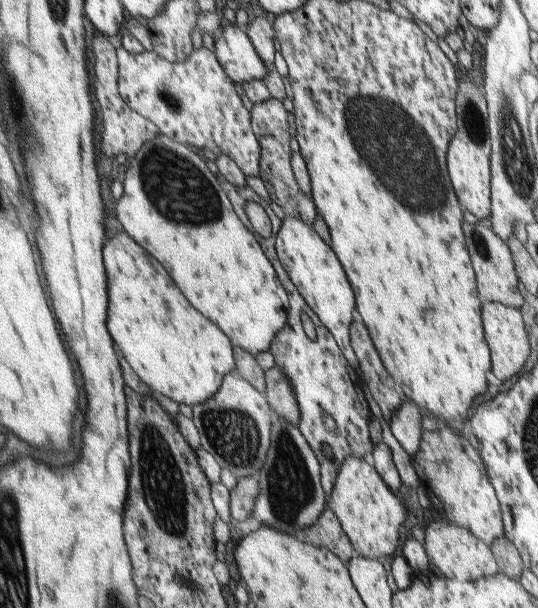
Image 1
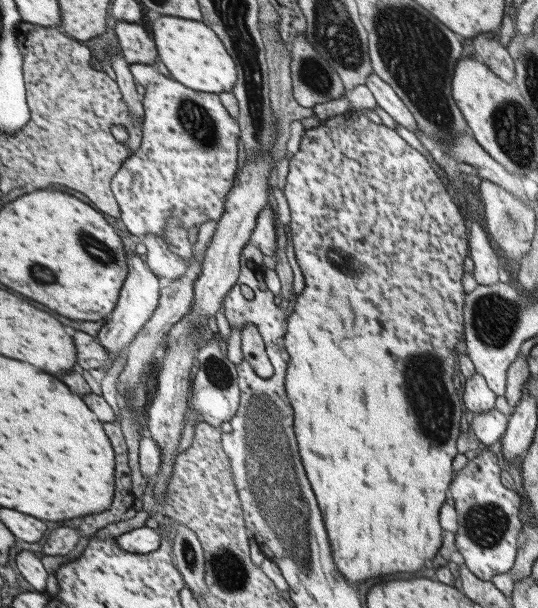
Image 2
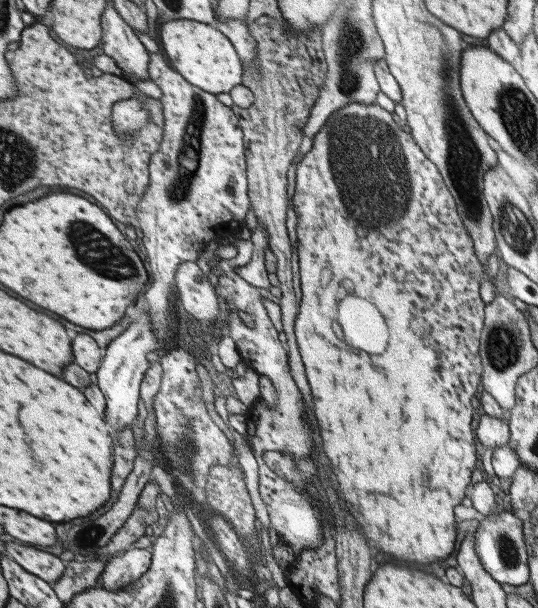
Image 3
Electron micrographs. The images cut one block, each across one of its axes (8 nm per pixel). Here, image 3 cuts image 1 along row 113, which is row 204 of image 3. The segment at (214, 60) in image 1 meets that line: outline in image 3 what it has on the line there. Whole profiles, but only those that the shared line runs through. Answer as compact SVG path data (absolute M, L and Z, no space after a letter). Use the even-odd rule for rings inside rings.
M160 52L151 53L149 55L149 78L153 82L157 82L159 87L162 87L163 97L159 100L163 100L163 108L165 108L165 122L167 122L167 138L163 138L163 146L151 156L151 186L147 189L147 194L143 197L143 202L139 205L139 224L141 224L138 231L142 232L142 242L146 248L146 254L150 259L151 274L155 278L153 288L149 288L146 291L145 297L149 305L149 313L153 317L155 323L155 335L159 337L159 340L163 340L169 332L169 320L167 315L169 314L169 294L171 294L171 286L175 284L175 273L179 272L179 265L183 262L191 261L197 262L199 260L200 251L202 251L207 244L207 232L205 230L223 230L224 227L232 227L233 220L235 225L241 225L245 222L245 216L247 216L247 210L251 209L251 202L249 202L249 182L247 182L247 160L246 160L246 138L242 129L242 122L232 107L227 106L226 103L221 102L218 99L218 95L211 94L210 91L197 88L191 82L187 82L179 72L175 72L173 68L169 68L169 62L165 60L165 56Z

